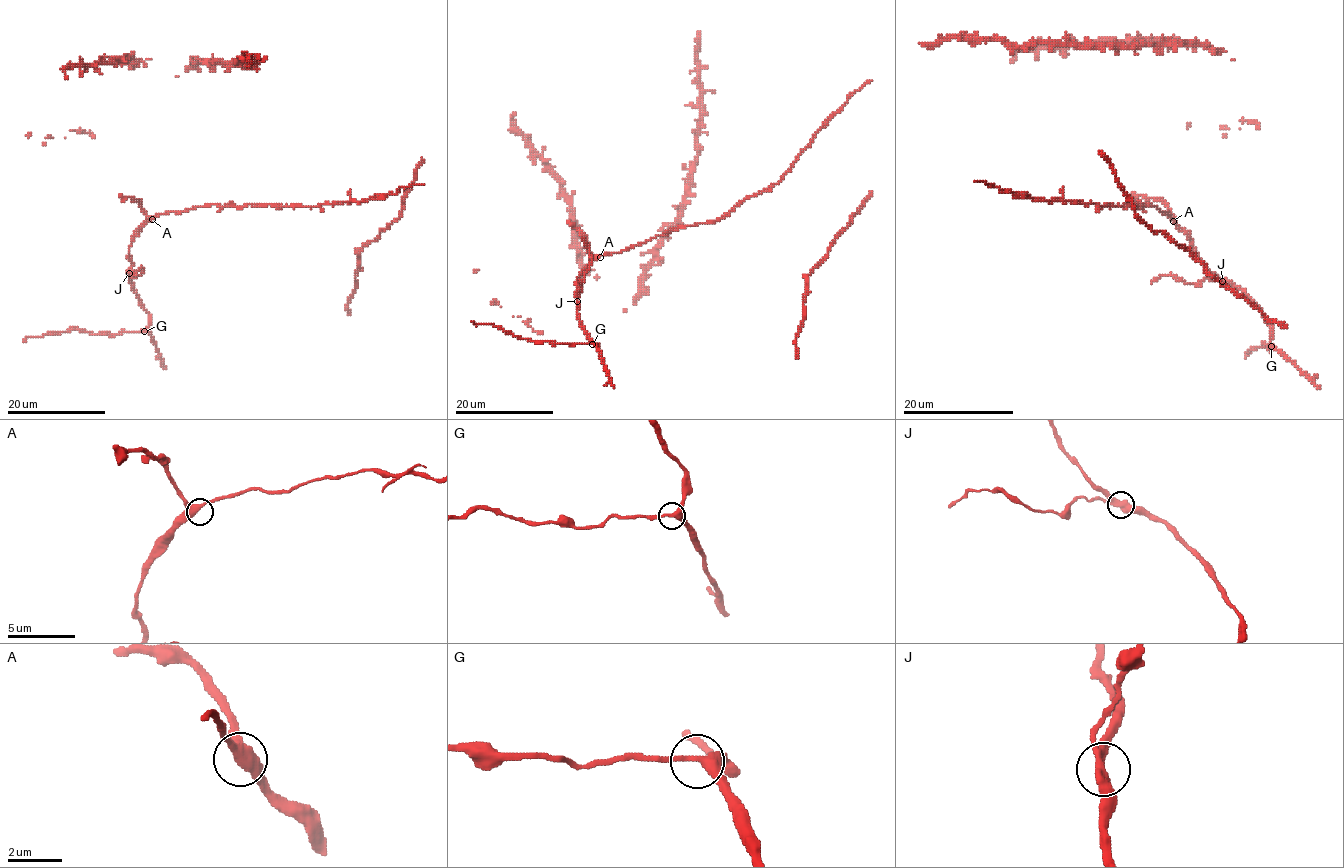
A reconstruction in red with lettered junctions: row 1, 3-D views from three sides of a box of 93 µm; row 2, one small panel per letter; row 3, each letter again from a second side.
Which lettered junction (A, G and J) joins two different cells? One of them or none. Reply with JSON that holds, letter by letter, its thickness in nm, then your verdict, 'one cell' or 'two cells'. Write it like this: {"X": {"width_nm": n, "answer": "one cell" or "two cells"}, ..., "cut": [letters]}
{"A": {"width_nm": 340, "answer": "one cell"}, "G": {"width_nm": 320, "answer": "one cell"}, "J": {"width_nm": 360, "answer": "two cells"}, "cut": ["J"]}

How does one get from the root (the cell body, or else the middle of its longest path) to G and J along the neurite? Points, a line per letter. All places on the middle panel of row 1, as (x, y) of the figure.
G: (595, 256), (576, 281), (579, 323), (597, 344), (592, 344)
J: (595, 256), (577, 276), (577, 301)

